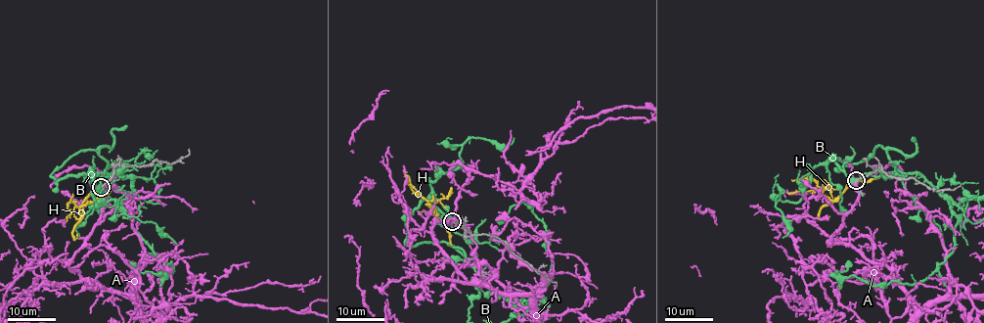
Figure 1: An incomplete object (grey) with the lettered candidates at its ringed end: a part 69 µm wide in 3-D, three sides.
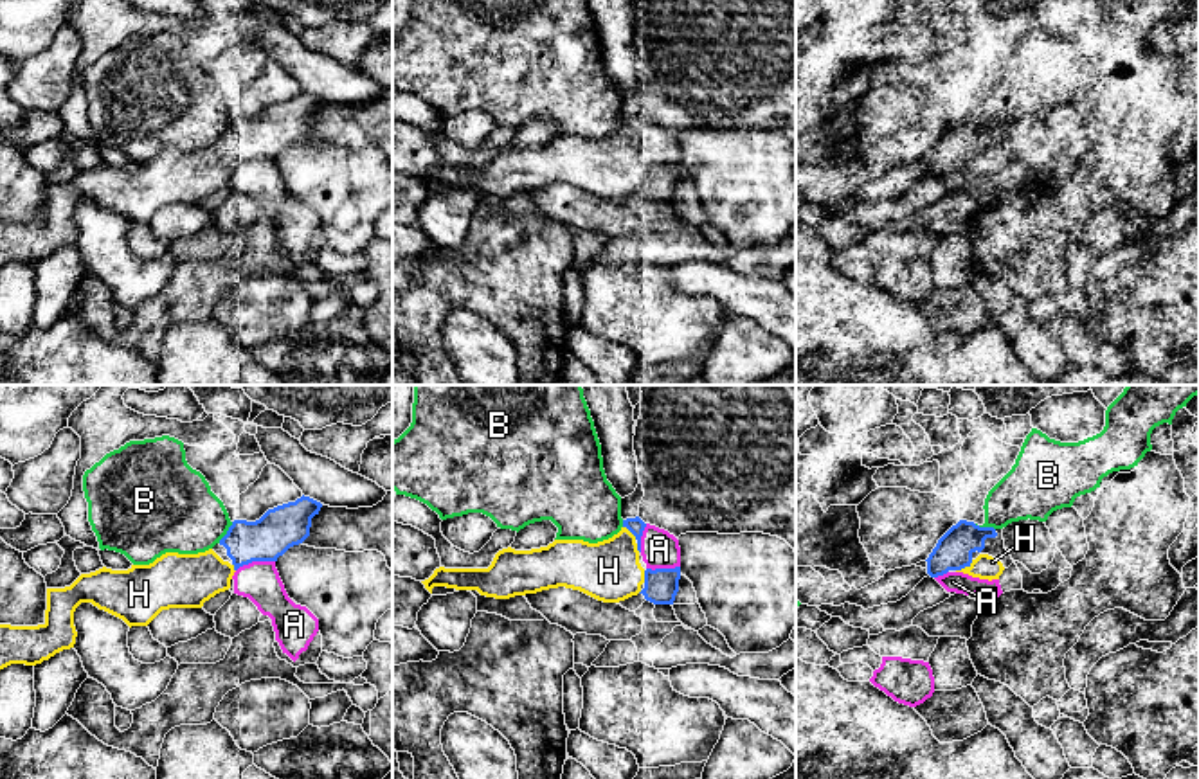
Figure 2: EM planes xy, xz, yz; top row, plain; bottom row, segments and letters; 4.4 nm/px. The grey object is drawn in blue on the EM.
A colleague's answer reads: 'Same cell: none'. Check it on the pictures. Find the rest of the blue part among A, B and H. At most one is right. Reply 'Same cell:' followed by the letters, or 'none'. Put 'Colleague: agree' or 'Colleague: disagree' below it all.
Same cell: H
Colleague: disagree

